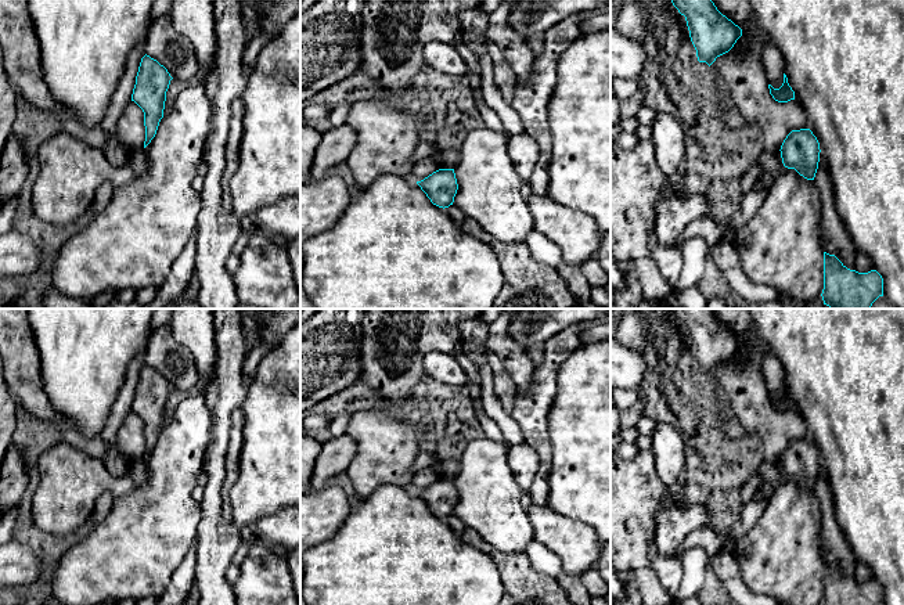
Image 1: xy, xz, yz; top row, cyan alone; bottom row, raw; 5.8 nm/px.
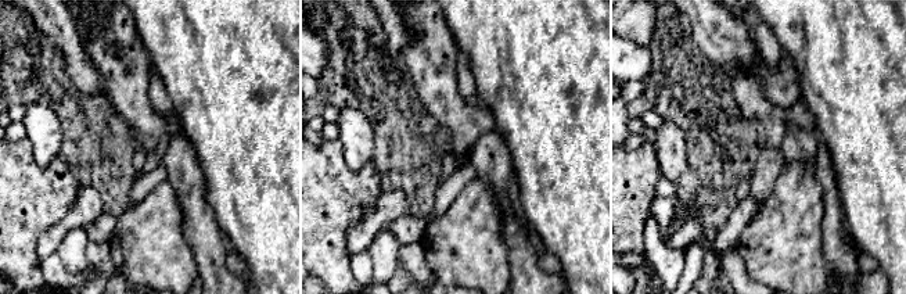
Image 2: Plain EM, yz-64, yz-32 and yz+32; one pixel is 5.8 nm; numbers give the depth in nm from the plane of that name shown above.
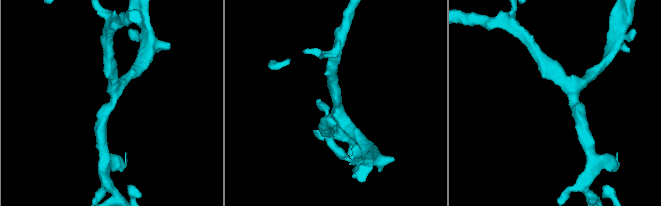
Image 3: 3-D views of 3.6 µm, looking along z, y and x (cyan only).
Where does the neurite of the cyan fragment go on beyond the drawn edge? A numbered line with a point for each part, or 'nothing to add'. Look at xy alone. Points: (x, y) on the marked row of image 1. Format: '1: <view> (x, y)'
nothing to add

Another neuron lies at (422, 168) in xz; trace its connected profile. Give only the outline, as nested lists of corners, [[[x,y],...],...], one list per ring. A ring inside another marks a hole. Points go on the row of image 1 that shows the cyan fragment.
[[[428,156],[417,161],[413,165],[411,173],[415,181],[421,181],[439,169],[440,166],[433,161],[433,158]]]

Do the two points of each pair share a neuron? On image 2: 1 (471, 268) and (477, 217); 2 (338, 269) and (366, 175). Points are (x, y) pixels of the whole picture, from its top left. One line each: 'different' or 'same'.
1: same
2: same

